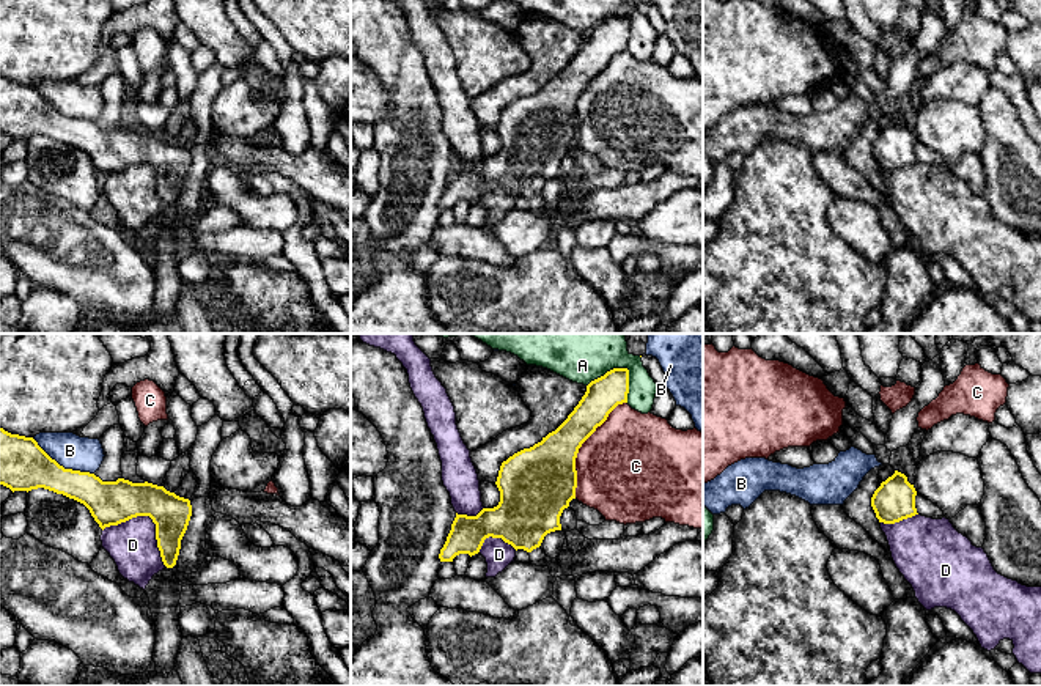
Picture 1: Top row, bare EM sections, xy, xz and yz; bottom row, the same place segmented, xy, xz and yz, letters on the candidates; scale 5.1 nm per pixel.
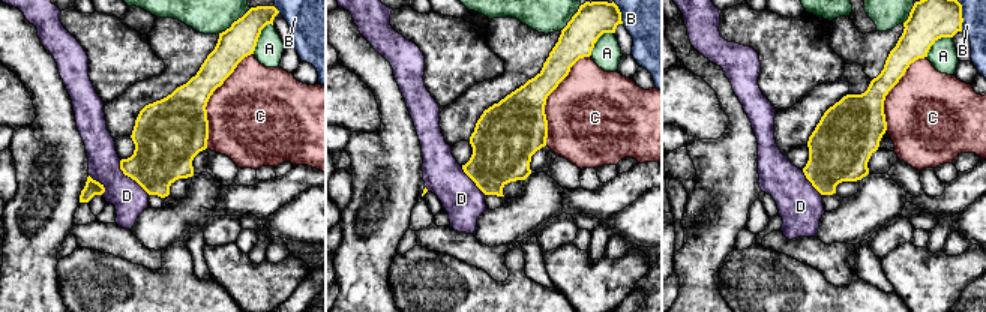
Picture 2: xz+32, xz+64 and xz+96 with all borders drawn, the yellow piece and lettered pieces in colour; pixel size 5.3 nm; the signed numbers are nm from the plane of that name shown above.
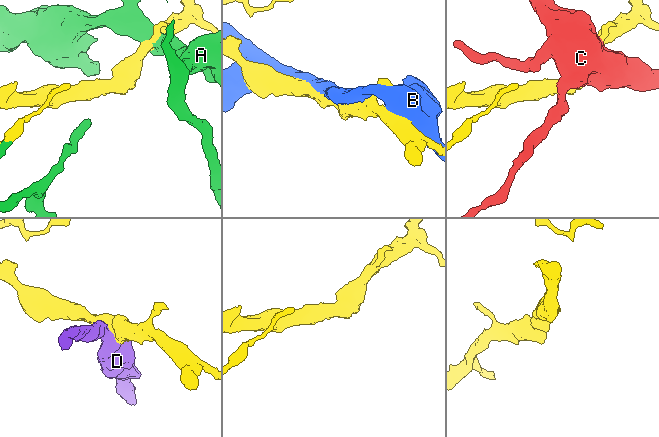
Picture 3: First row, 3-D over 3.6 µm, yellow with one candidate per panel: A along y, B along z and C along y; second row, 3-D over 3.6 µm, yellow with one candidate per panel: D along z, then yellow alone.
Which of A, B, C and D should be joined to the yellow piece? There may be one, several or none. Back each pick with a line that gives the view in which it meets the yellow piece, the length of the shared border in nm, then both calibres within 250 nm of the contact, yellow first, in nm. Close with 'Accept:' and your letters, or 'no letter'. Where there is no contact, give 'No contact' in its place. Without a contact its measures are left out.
Accept: no letter

